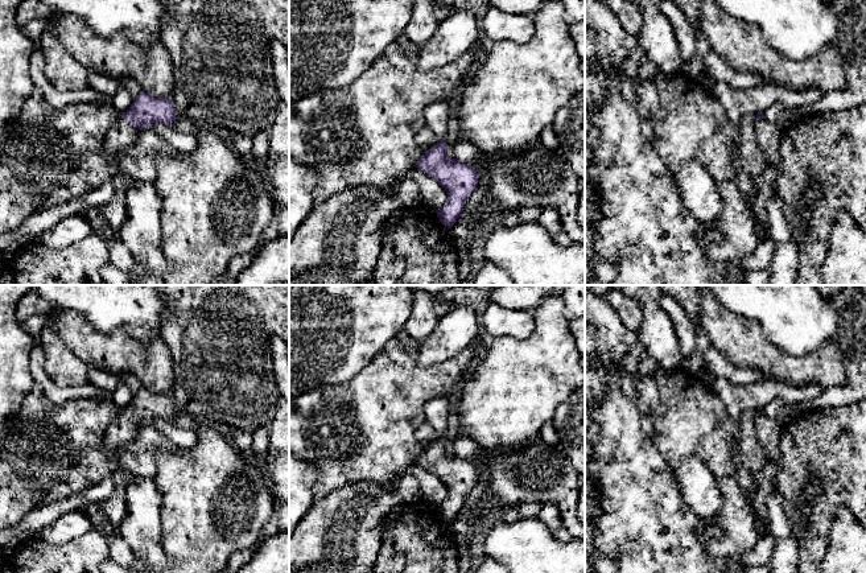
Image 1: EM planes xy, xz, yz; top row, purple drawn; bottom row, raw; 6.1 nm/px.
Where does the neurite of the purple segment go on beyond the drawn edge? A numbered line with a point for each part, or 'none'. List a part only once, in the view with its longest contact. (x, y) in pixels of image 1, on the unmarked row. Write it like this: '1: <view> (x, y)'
1: xy (122, 431)

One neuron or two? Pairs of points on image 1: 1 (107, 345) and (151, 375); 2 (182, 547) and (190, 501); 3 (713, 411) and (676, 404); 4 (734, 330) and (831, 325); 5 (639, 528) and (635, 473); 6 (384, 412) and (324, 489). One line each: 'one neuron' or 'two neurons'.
1: one neuron
2: one neuron
3: one neuron
4: two neurons
5: one neuron
6: one neuron

